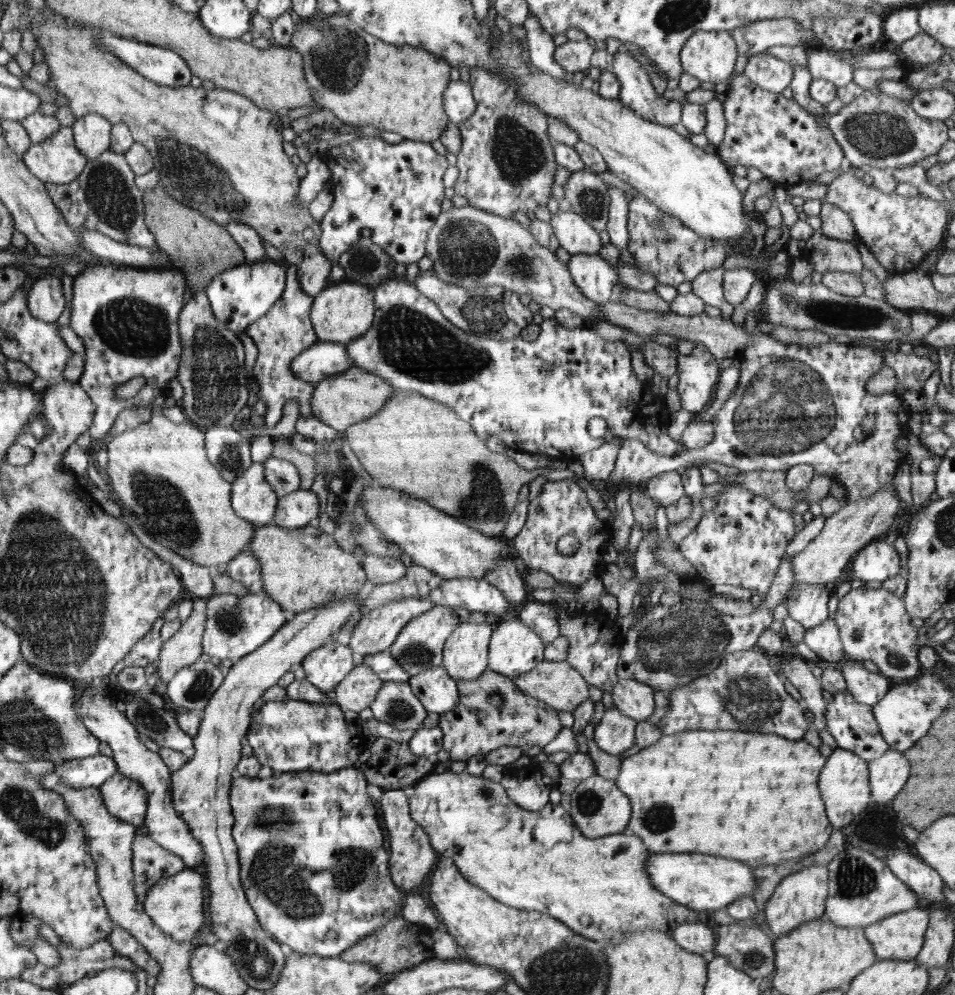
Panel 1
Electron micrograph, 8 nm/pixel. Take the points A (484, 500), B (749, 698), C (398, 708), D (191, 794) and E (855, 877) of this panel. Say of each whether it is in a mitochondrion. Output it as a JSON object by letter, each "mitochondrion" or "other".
{"A":"mitochondrion","B":"mitochondrion","C":"mitochondrion","D":"other","E":"mitochondrion"}

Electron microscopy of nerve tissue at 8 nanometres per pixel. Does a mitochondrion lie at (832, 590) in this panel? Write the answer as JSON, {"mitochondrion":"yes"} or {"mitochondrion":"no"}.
{"mitochondrion":"no"}

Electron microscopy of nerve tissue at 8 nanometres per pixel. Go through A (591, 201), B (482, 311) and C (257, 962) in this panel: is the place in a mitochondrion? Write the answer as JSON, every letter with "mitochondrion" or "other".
{"A":"mitochondrion","B":"mitochondrion","C":"mitochondrion"}

